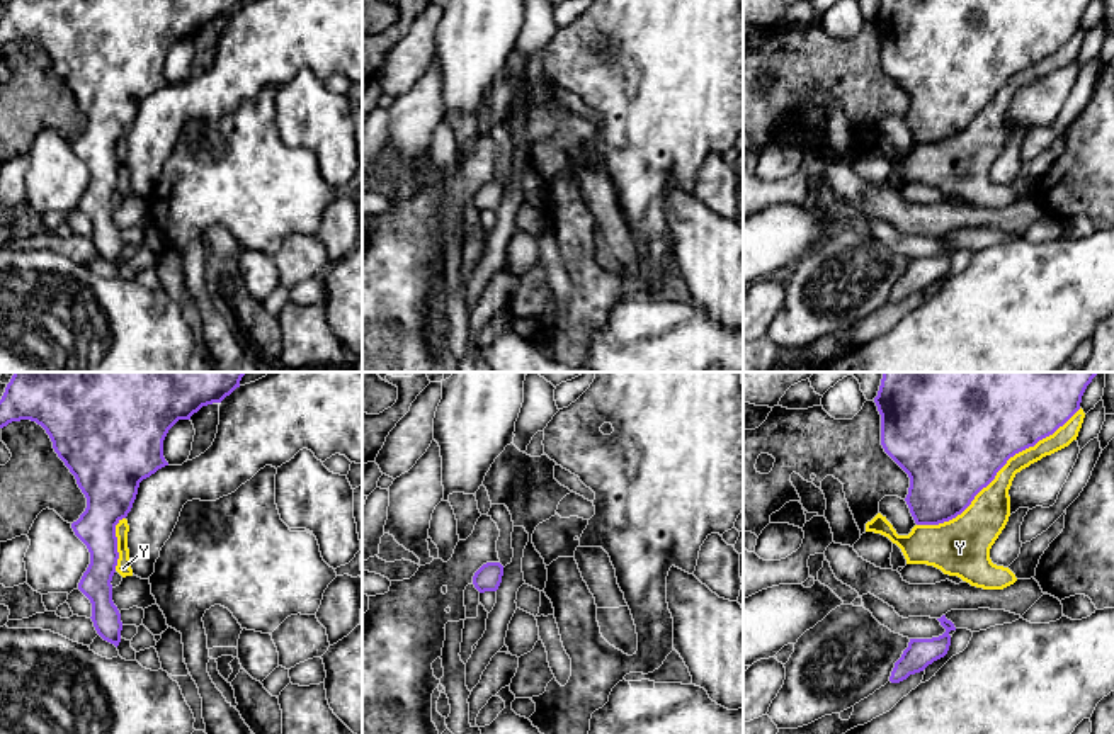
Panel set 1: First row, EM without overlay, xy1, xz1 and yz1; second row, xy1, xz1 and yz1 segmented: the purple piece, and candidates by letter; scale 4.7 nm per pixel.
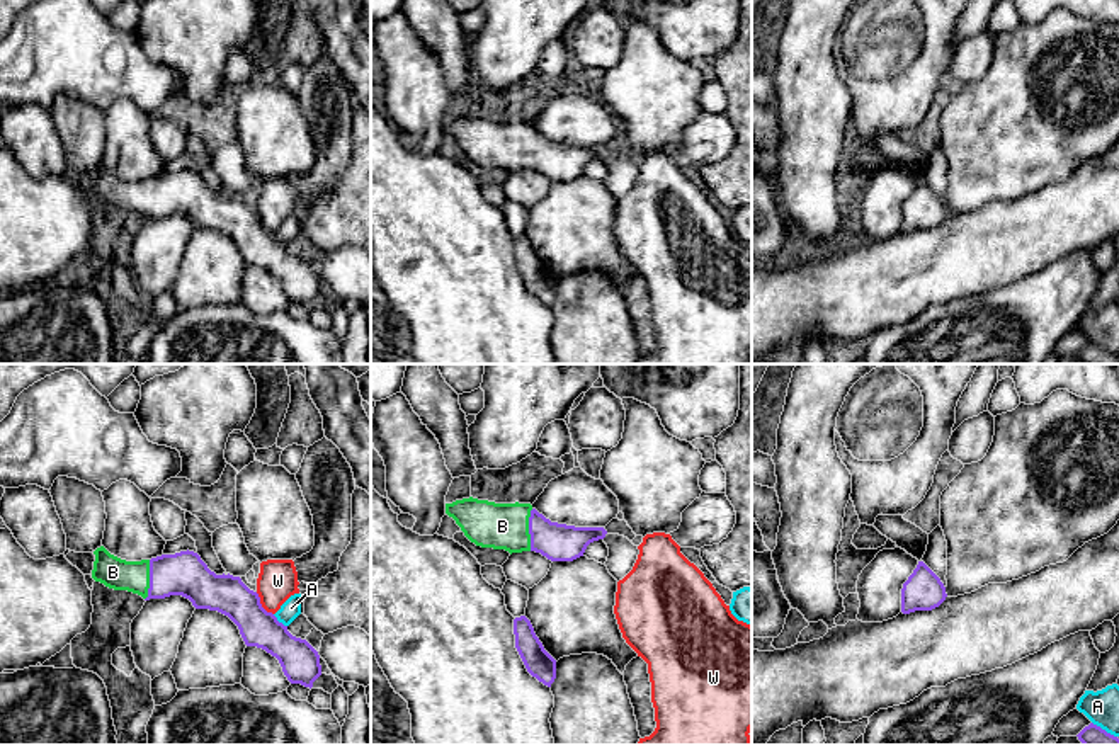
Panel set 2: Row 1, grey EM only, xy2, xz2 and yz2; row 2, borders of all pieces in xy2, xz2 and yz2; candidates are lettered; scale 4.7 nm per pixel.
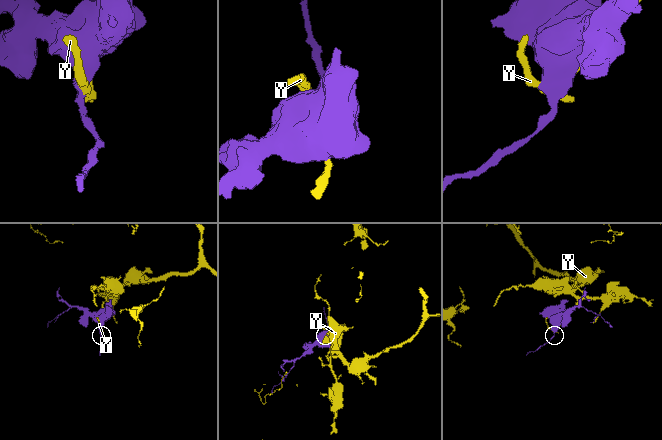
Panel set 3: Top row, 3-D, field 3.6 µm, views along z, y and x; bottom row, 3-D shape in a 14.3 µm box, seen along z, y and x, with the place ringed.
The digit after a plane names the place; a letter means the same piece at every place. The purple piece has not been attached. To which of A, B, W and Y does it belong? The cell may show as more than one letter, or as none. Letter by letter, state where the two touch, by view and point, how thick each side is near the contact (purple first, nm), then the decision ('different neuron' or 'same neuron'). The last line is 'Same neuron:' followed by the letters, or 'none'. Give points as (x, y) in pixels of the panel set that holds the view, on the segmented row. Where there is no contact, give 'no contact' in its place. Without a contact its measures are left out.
A: meets purple in xy2 at (278, 621); 180 nm thick on the purple side, 90 nm on the other; different neuron
B: meets purple in xz2 at (529, 529); 180 nm thick on the purple side, 220 nm on the other; same neuron
W: meets purple in xy2 at (261, 604); 190 nm thick on the purple side, 190 nm on the other; different neuron
Y: meets purple in yz1 at (997, 471); 500 nm thick on the purple side, 200 nm on the other; different neuron
Same neuron: B

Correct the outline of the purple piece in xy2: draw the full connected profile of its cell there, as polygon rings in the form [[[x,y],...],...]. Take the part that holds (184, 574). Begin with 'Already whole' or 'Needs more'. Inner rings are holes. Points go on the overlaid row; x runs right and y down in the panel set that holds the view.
Needs more. [[[100,546],[94,554],[92,578],[95,582],[114,590],[138,594],[145,600],[182,595],[189,599],[196,609],[218,611],[228,616],[238,626],[247,646],[262,648],[279,660],[282,672],[291,684],[301,684],[311,689],[313,682],[321,675],[320,655],[306,640],[293,636],[287,631],[287,626],[279,623],[272,612],[267,612],[260,604],[258,594],[250,590],[240,577],[230,573],[216,575],[197,553],[187,549],[151,560],[126,561]]]

